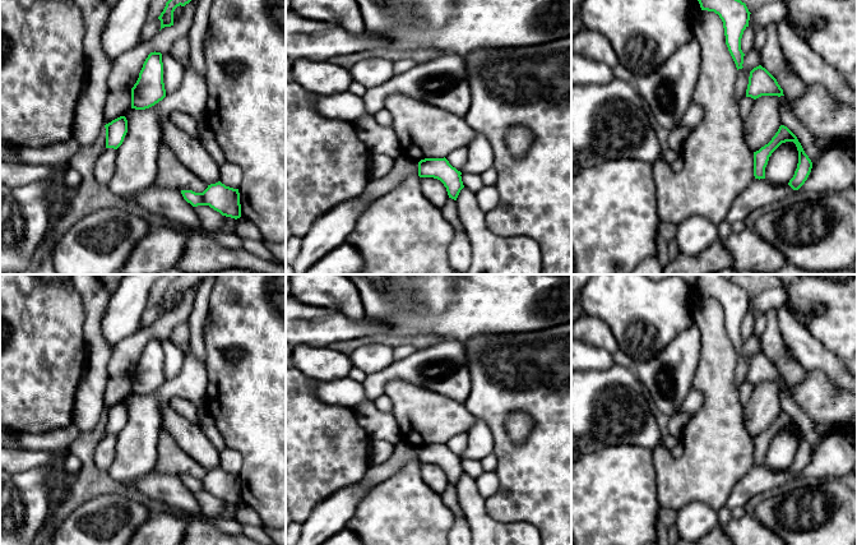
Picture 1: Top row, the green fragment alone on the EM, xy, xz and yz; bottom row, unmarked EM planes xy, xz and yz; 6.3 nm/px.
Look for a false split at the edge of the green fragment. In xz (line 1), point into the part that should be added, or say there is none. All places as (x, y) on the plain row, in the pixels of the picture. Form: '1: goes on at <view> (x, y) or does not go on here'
1: does not go on here

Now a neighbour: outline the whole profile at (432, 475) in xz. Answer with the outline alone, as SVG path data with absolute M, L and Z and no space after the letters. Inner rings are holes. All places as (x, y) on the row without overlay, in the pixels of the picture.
M421 463L421 476L423 481L436 493L441 494L449 481L444 470L434 463Z

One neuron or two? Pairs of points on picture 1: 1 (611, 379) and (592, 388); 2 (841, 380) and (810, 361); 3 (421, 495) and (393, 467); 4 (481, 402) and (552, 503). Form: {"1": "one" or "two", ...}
{"1": "one", "2": "one", "3": "two", "4": "one"}

